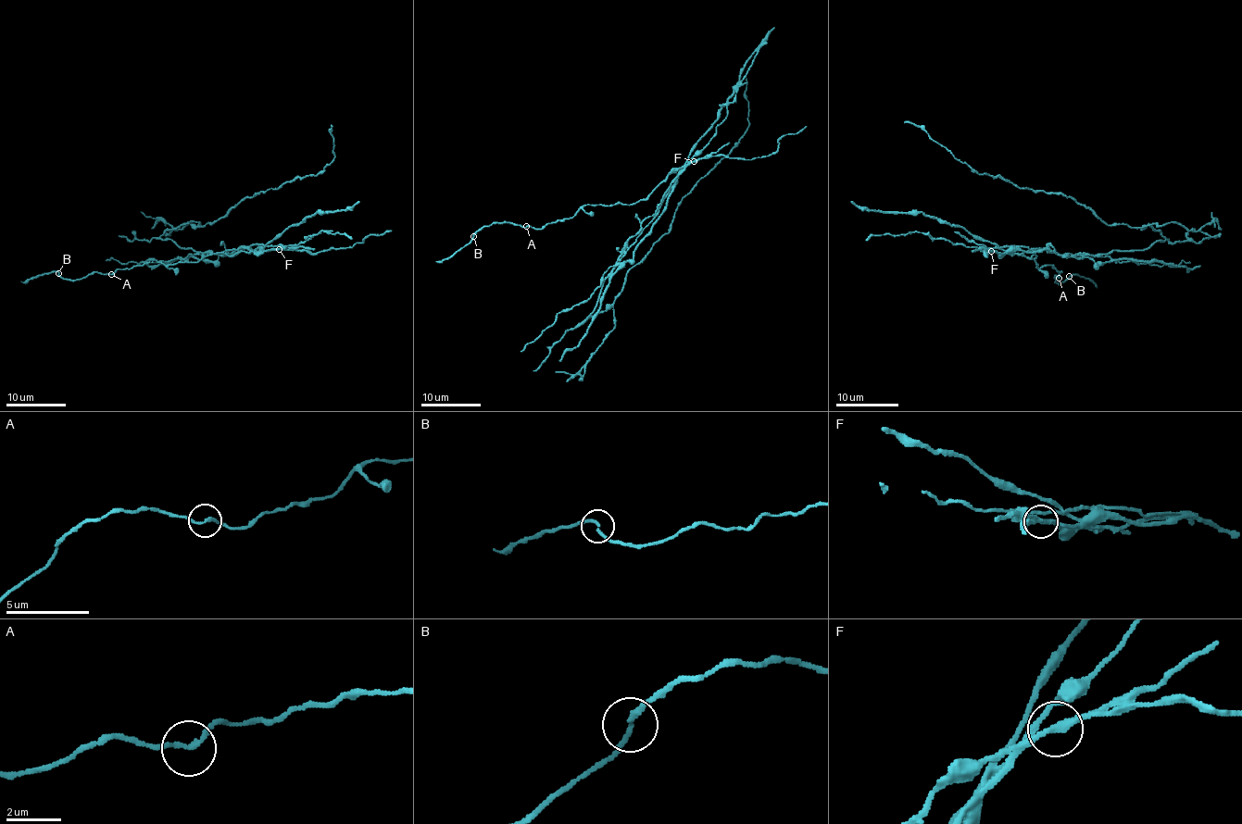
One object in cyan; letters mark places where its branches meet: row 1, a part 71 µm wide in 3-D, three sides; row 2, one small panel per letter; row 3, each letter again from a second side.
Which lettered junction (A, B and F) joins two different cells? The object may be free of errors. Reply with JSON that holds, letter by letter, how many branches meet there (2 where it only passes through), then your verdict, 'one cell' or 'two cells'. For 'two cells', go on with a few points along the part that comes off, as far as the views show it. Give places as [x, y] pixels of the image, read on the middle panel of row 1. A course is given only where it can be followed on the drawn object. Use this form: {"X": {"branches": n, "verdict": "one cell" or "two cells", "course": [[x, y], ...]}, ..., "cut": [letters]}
{"A": {"branches": 2, "verdict": "one cell"}, "B": {"branches": 2, "verdict": "one cell"}, "F": {"branches": 2, "verdict": "two cells", "course": [[694, 161], [575, 328], [614, 301], [628, 272], [668, 231], [677, 204], [749, 126], [746, 78]]}, "cut": ["F"]}

